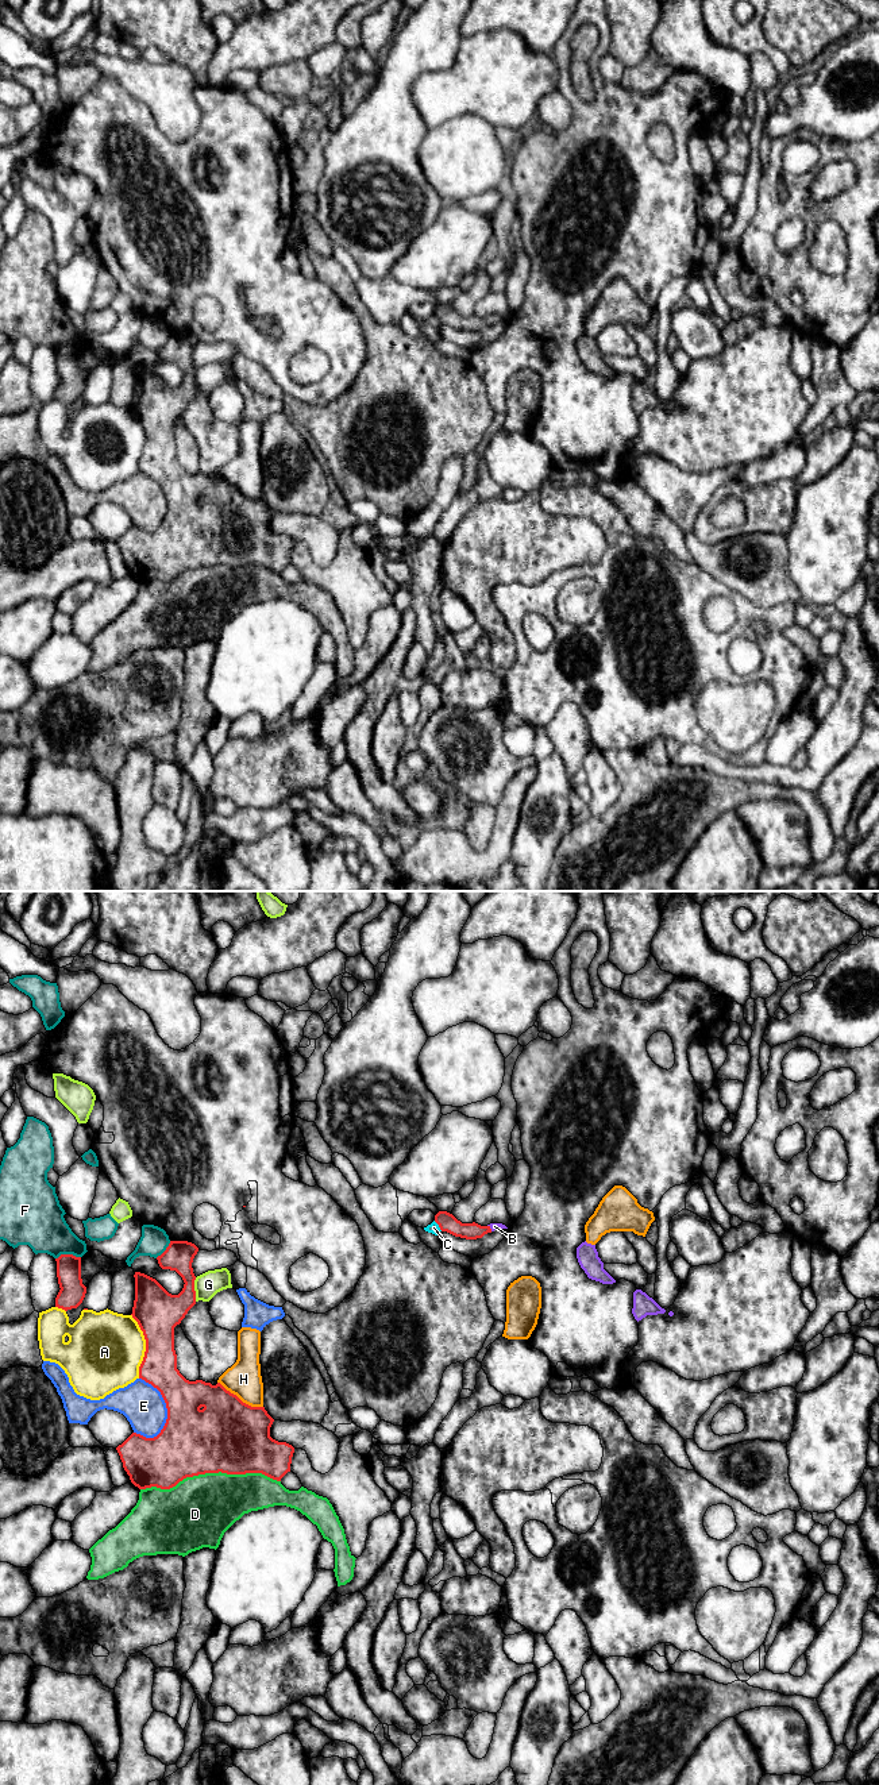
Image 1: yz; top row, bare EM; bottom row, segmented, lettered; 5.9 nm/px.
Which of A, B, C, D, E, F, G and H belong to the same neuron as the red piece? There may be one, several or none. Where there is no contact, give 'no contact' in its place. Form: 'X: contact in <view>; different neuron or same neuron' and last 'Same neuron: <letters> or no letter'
A: contact in yz; different neuron
B: contact in yz; same neuron
C: contact in yz; different neuron
D: contact in yz; different neuron
E: contact in yz; different neuron
F: contact in yz; different neuron
G: contact in yz; different neuron
H: contact in yz; different neuron
Same neuron: B

